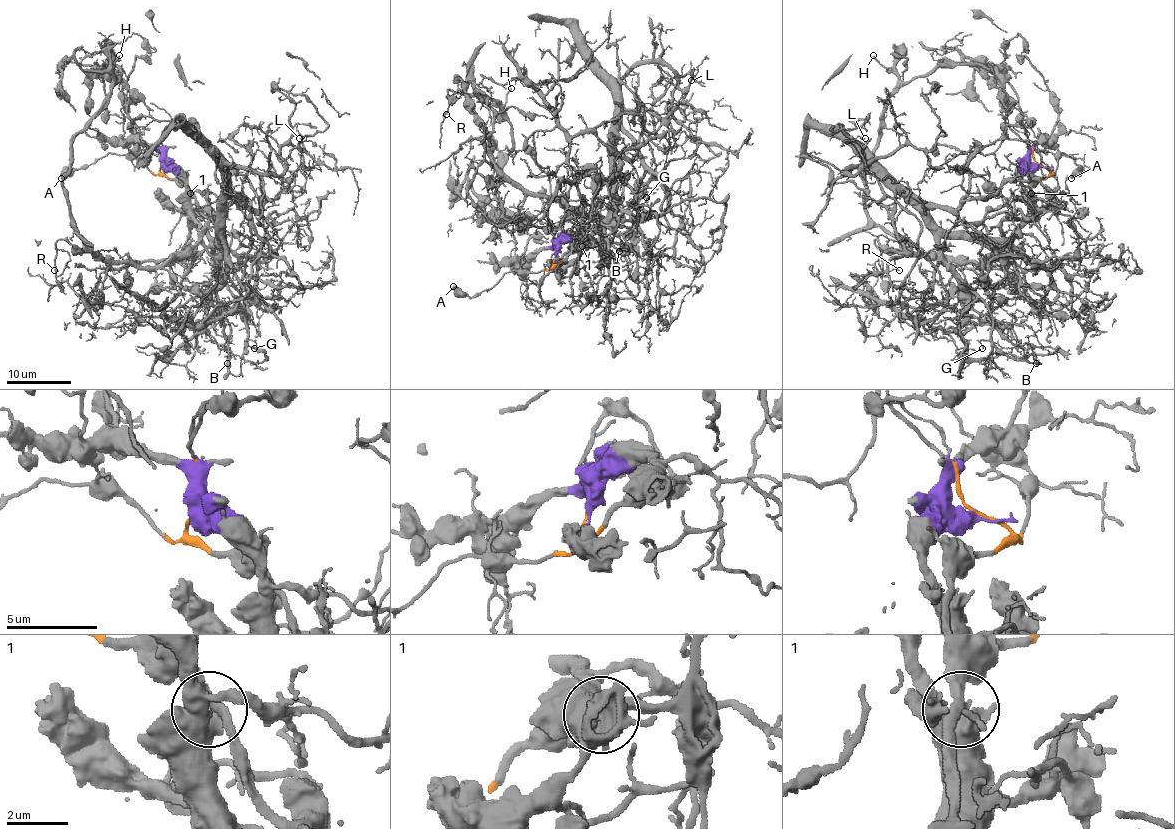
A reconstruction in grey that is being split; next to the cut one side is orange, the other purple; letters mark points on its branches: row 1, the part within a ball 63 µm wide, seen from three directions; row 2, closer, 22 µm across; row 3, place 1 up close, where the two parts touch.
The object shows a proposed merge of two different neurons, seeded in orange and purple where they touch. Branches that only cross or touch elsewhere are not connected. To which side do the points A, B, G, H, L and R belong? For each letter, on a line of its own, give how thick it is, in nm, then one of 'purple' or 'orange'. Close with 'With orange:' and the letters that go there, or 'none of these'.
A: 480 nm | orange
B: 120 nm | purple
G: 160 nm | purple
H: 180 nm | orange
L: 160 nm | purple
R: 120 nm | orange
With orange: A, H, R

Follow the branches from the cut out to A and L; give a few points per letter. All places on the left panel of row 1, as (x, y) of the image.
A: (163, 164), (156, 173), (137, 159), (107, 153), (60, 178)
L: (163, 164), (184, 181), (190, 215), (217, 238), (224, 170), (240, 165), (278, 175), (304, 140), (299, 138)

